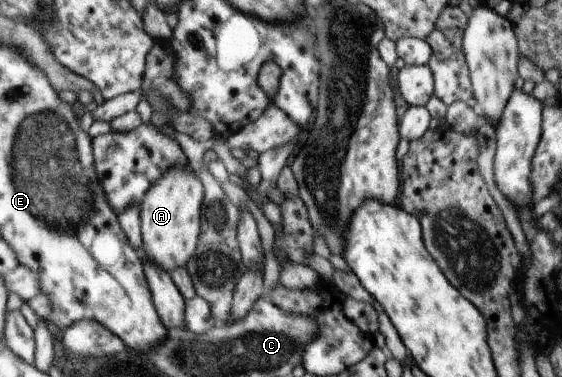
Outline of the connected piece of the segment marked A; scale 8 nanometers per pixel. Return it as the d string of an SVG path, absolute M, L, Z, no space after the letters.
M188 166L168 170L151 187L140 206L143 251L152 264L168 273L187 267L200 232L199 211L202 196L202 184Z

